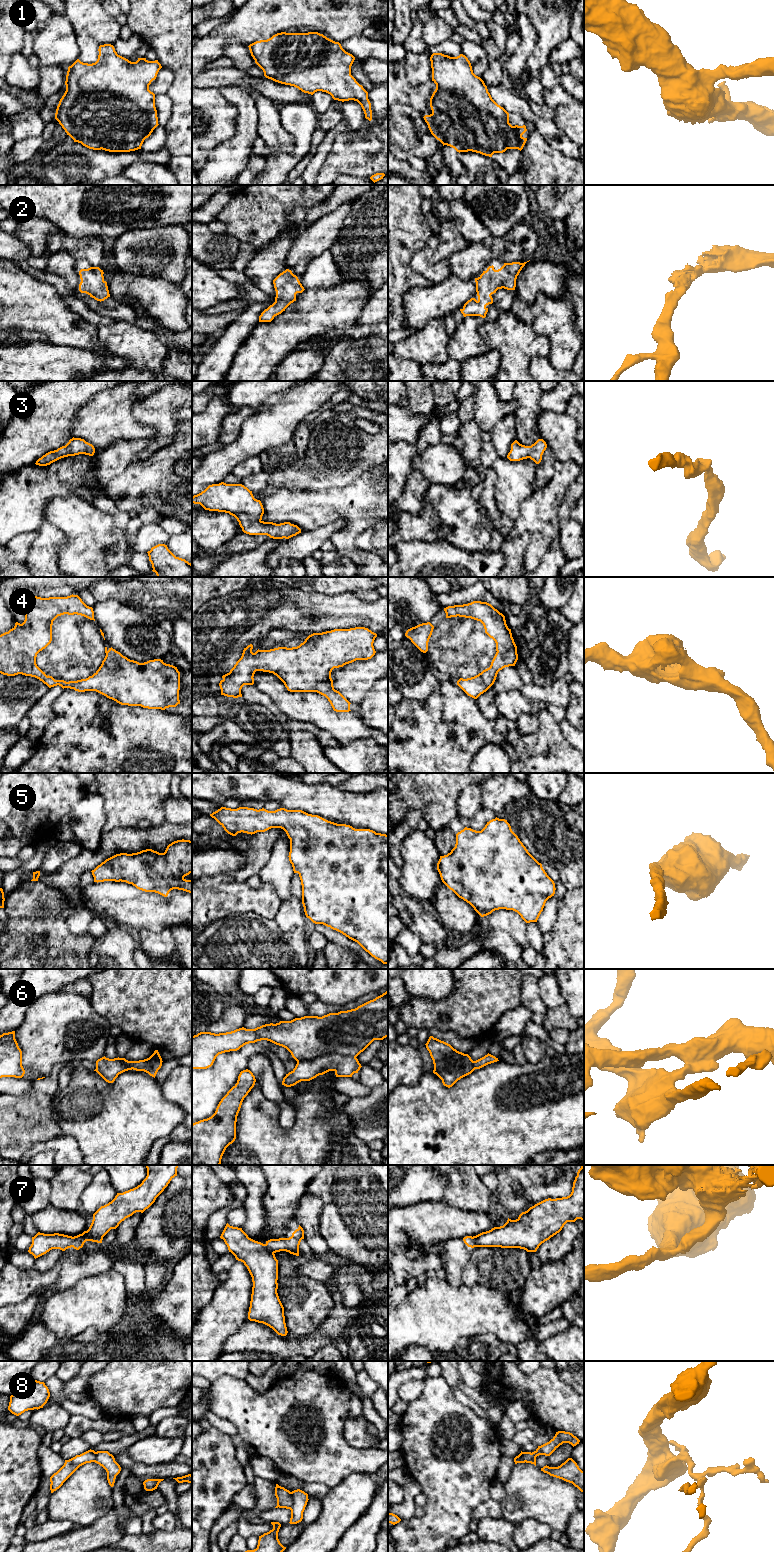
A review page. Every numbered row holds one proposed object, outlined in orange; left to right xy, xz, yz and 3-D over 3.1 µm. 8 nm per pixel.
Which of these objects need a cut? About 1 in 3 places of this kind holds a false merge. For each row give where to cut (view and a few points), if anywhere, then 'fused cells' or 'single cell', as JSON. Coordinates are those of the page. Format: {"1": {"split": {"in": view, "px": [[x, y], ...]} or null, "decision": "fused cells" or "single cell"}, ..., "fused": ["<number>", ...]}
{"1": {"split": null, "decision": "single cell"}, "2": {"split": null, "decision": "single cell"}, "3": {"split": null, "decision": "single cell"}, "4": {"split": null, "decision": "single cell"}, "5": {"split": null, "decision": "single cell"}, "6": {"split": {"in": "xz", "px": [[355, 1057], [325, 1054], [308, 1061], [297, 1062]]}, "decision": "fused cells"}, "7": {"split": {"in": "xz", "px": [[264, 1244], [273, 1253]]}, "decision": "fused cells"}, "8": {"split": {"in": "xz", "px": [[291, 1492], [292, 1505], [289, 1508]]}, "decision": "fused cells"}, "fused": ["6", "7", "8"]}

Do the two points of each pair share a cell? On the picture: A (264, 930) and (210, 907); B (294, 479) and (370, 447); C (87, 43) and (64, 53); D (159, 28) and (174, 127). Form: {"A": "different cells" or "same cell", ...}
{"A": "different cells", "B": "same cell", "C": "different cells", "D": "same cell"}

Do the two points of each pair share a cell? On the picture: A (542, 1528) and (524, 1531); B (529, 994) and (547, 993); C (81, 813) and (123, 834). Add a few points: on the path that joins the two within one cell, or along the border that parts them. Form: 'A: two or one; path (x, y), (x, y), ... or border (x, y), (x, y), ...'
A: one; path (538, 1531), (528, 1531)
B: two; border (538, 980), (541, 999), (548, 1009)
C: two; border (104, 832), (100, 844), (96, 848), (89, 850)

